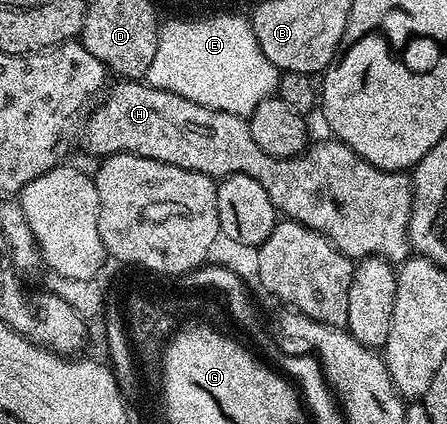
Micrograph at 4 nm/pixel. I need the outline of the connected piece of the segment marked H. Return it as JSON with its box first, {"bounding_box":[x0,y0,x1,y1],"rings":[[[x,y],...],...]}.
{"bounding_box":[86,82,414,262],"rings":[[[118,82],[112,88],[105,93],[106,101],[95,110],[94,117],[86,124],[86,148],[97,158],[108,157],[113,152],[131,152],[211,178],[248,174],[248,178],[256,178],[256,182],[260,182],[260,186],[268,190],[268,198],[272,198],[275,209],[285,219],[295,220],[297,224],[320,233],[355,262],[365,260],[367,256],[402,262],[411,255],[406,227],[412,210],[414,190],[411,177],[405,171],[380,170],[360,158],[337,138],[322,140],[319,144],[311,143],[305,152],[300,152],[297,156],[264,154],[264,150],[256,146],[250,125],[243,117],[228,114],[224,110],[205,108],[180,94],[153,88],[145,82]]]}

